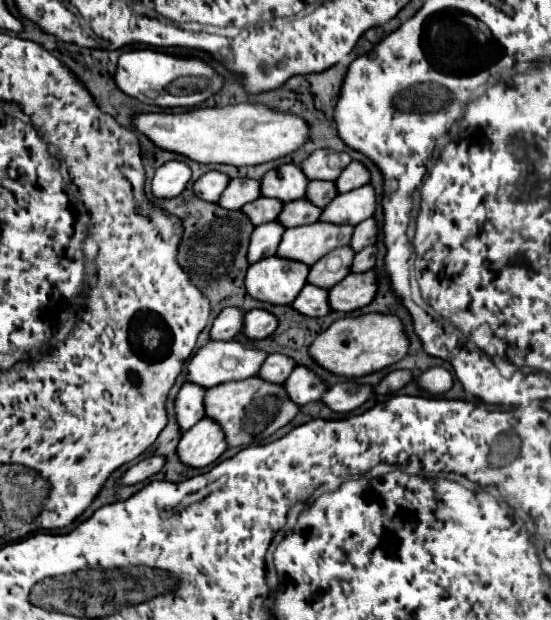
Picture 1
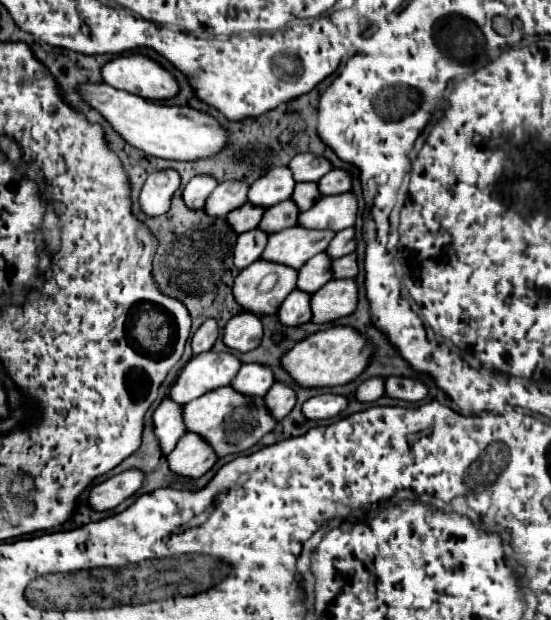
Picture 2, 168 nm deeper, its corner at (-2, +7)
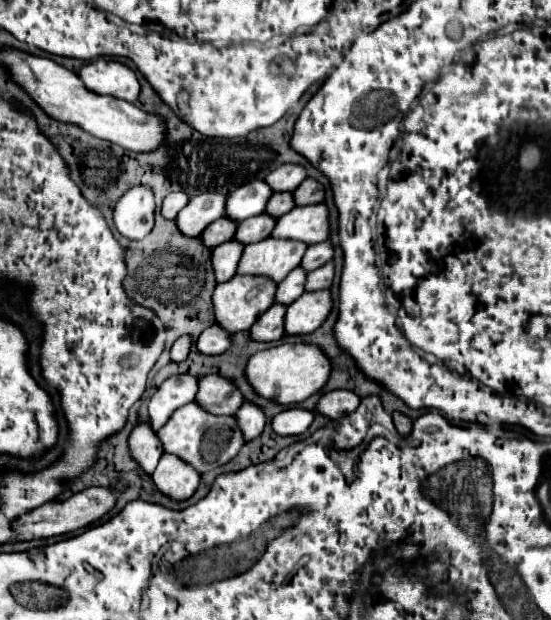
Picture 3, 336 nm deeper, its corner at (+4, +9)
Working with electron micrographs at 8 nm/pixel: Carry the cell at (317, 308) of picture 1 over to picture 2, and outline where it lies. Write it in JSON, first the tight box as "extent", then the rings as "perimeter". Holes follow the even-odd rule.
{"extent":[280,289,312,325],"perimeter":[[[294,289],[288,299],[280,305],[280,323],[284,325],[302,325],[308,323],[312,319],[312,311],[310,311],[310,293],[306,291],[298,291]]]}

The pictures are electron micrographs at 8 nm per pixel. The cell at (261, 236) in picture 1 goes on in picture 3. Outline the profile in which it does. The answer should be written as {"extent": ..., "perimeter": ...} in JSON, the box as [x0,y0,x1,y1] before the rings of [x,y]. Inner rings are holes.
{"extent":[212,239,244,283],"perimeter":[[[234,239],[212,249],[212,269],[216,273],[216,283],[224,283],[236,275],[242,249],[244,245]]]}

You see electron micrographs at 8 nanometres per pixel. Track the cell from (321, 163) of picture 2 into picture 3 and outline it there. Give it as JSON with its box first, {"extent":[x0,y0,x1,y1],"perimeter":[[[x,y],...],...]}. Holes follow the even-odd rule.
{"extent":[264,165,306,193],"perimeter":[[[282,165],[280,169],[274,169],[272,173],[268,173],[268,177],[264,177],[264,181],[270,185],[274,193],[292,193],[304,179],[306,171],[300,165]]]}

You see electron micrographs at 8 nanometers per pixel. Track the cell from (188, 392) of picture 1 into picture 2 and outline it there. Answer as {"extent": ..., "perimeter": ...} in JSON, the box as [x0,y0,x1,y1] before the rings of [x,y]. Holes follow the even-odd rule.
{"extent":[154,399,186,455],"perimeter":[[[164,399],[158,409],[154,411],[154,433],[160,441],[160,447],[162,451],[168,455],[178,439],[186,433],[186,425],[182,423],[182,407],[180,403],[174,403],[172,399]]]}

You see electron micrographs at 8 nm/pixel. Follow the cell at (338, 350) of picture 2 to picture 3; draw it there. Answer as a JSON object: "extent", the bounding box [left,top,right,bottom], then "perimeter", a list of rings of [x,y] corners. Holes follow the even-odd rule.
{"extent":[244,343,330,405],"perimeter":[[[284,343],[284,345],[272,347],[272,349],[254,353],[248,359],[244,373],[258,397],[272,399],[280,405],[294,405],[294,403],[308,399],[310,395],[318,393],[324,387],[324,383],[328,381],[328,375],[330,375],[330,363],[328,363],[328,357],[324,357],[320,347],[316,347],[316,345]]]}

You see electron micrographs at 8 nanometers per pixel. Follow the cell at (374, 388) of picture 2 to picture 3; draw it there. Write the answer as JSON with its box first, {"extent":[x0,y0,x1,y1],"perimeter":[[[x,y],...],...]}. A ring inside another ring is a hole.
{"extent":[314,389,360,419],"perimeter":[[[340,389],[340,391],[330,391],[322,395],[314,407],[314,413],[324,415],[328,419],[340,419],[346,413],[354,413],[358,405],[360,405],[360,399],[354,393]]]}

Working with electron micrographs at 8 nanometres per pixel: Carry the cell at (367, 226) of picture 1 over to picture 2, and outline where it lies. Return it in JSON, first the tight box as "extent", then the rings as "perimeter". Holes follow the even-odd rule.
{"extent":[326,227,356,259],"perimeter":[[[350,227],[350,229],[346,229],[346,231],[338,231],[336,237],[334,237],[334,241],[330,243],[330,247],[328,247],[326,251],[328,251],[330,257],[334,257],[334,259],[344,257],[344,255],[356,251],[356,231],[354,231],[354,227]]]}

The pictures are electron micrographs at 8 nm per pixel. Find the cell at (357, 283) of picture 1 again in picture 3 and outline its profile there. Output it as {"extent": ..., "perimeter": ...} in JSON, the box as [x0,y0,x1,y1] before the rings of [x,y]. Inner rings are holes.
{"extent":[284,291,332,335],"perimeter":[[[330,291],[304,293],[286,307],[284,331],[286,335],[306,335],[318,329],[332,309]]]}

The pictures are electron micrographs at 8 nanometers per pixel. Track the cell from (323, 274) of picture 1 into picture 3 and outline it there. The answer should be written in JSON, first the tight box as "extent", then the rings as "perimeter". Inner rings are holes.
{"extent":[274,267,306,305],"perimeter":[[[296,267],[292,273],[288,273],[284,281],[276,285],[274,301],[280,305],[294,303],[304,293],[304,281],[306,281],[306,271],[302,267]]]}

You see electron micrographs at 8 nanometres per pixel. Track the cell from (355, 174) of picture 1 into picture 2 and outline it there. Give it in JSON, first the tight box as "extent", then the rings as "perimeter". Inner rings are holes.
{"extent":[318,169,352,195],"perimeter":[[[332,169],[318,181],[322,195],[338,195],[352,189],[352,173],[346,169]]]}

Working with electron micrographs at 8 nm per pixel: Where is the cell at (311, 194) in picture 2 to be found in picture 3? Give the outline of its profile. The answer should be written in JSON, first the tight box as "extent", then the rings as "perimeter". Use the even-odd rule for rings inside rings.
{"extent":[264,193,294,217],"perimeter":[[[274,193],[268,199],[268,205],[264,209],[264,213],[268,213],[270,217],[282,217],[284,213],[288,213],[294,207],[292,201],[292,193]]]}

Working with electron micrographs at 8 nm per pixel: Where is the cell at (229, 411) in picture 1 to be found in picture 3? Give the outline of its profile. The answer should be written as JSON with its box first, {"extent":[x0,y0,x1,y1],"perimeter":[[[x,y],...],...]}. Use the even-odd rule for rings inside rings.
{"extent":[158,401,244,475],"perimeter":[[[194,401],[172,413],[168,423],[158,431],[158,439],[162,443],[164,453],[180,457],[184,463],[192,465],[200,475],[232,461],[240,447],[244,445],[242,433],[238,431],[234,417],[210,415]]]}

